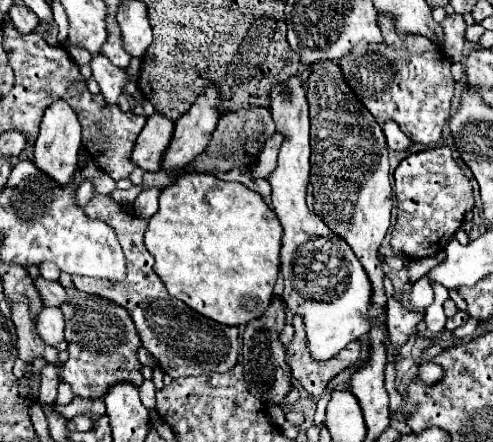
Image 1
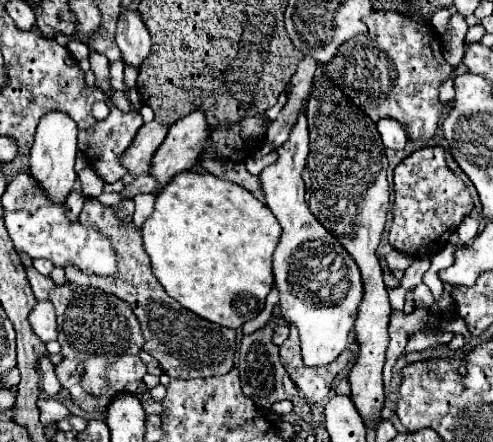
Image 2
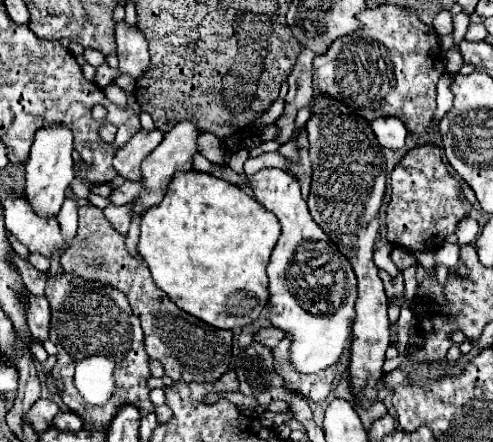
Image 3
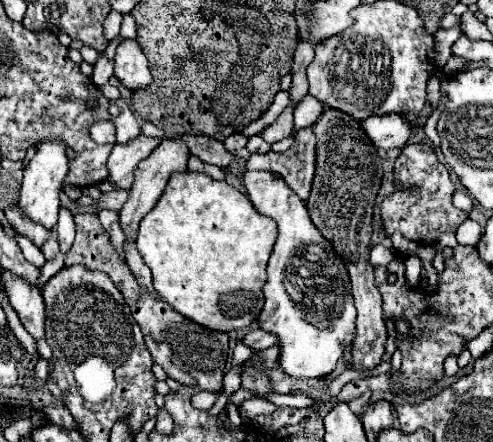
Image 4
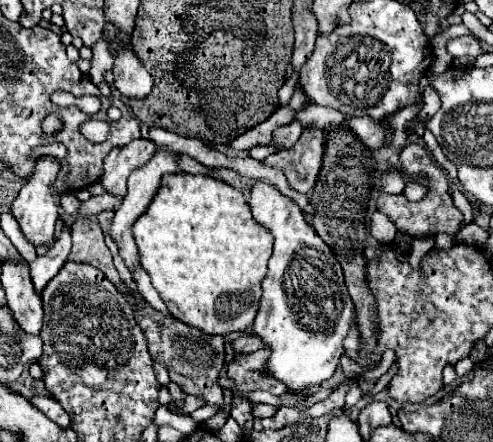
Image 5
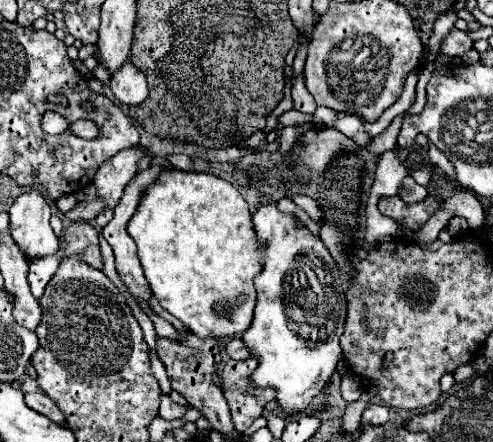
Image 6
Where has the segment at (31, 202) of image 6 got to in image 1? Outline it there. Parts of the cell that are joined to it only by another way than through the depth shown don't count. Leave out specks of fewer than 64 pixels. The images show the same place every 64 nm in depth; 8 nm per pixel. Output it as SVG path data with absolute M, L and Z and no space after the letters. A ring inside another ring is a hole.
M56 100L46 112L40 122L40 134L34 144L34 164L48 176L52 178L58 186L66 186L72 182L74 172L76 172L76 162L78 162L78 152L80 152L80 122L78 116L64 104L64 100Z

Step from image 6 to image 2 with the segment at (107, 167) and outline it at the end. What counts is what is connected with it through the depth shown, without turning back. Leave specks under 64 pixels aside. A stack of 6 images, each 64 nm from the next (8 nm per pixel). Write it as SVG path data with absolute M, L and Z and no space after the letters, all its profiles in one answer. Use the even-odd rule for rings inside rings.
M156 120L140 128L140 132L132 140L132 146L126 148L126 152L120 156L120 164L128 170L128 174L140 176L148 172L148 164L158 146L162 144L162 140L166 138L166 132L168 126L162 126Z

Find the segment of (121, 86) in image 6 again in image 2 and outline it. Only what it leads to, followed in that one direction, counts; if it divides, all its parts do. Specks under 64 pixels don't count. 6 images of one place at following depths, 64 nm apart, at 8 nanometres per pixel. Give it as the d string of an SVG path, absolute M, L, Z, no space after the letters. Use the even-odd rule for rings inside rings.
M122 12L116 26L116 44L122 52L122 62L126 66L140 68L150 54L150 34L144 28L138 12Z

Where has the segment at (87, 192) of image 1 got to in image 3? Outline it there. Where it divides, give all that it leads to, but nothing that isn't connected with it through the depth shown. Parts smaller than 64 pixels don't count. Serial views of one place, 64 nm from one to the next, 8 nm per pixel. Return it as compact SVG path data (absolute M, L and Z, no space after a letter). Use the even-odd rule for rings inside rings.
M74 198L64 200L62 210L58 214L58 224L62 230L62 236L68 240L72 240L76 236L76 228L78 228L78 204Z

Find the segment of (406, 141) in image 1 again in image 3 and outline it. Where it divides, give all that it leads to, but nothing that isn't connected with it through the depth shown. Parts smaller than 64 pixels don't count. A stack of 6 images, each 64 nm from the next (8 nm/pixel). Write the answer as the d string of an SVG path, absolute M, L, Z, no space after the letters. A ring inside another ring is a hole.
M384 116L378 120L370 122L370 128L378 140L378 144L382 148L390 148L390 150L398 150L404 146L404 140L408 136L408 130L404 128L402 120L394 118L394 116Z

